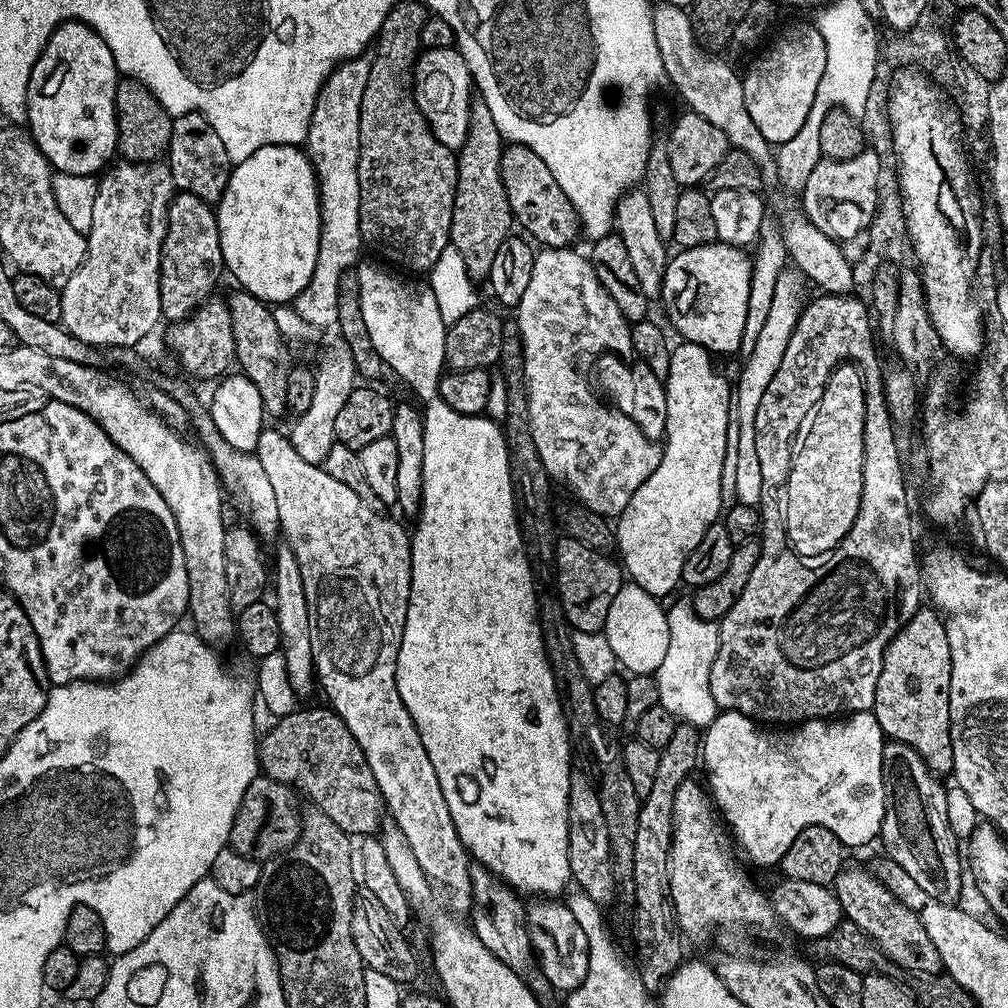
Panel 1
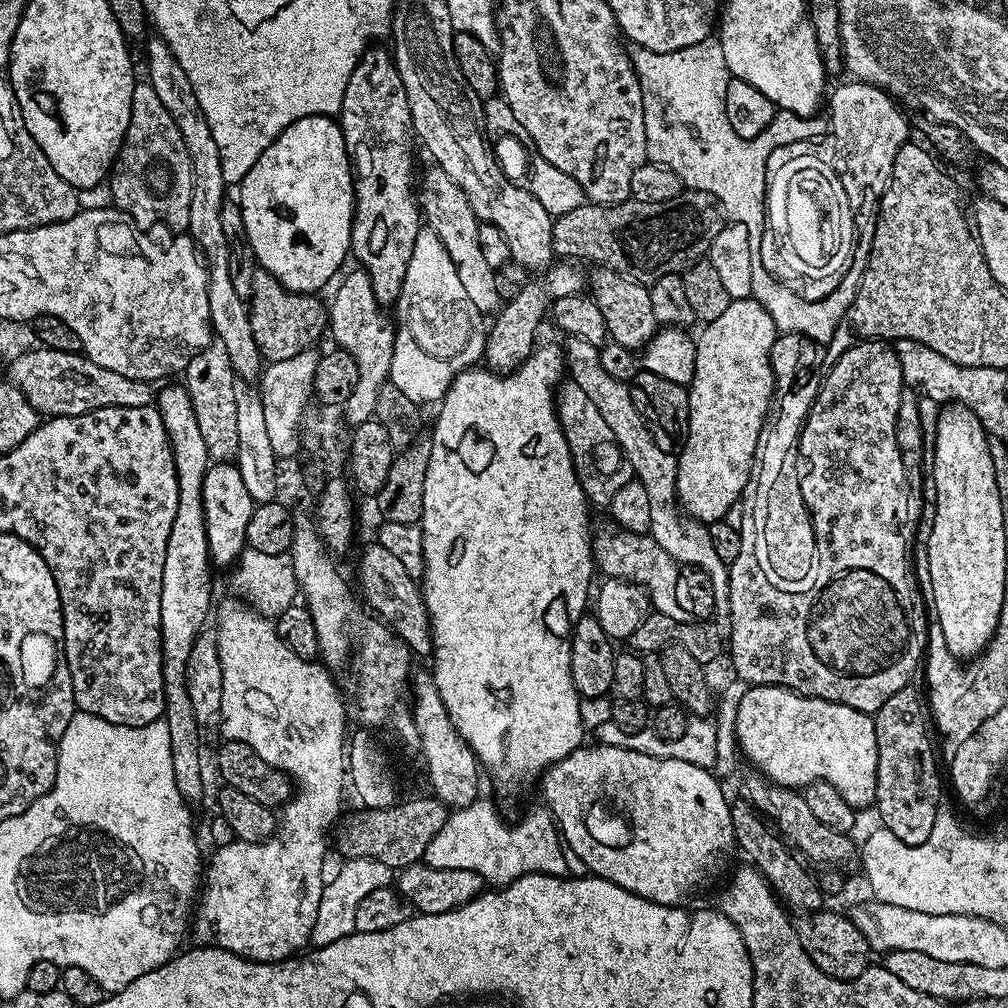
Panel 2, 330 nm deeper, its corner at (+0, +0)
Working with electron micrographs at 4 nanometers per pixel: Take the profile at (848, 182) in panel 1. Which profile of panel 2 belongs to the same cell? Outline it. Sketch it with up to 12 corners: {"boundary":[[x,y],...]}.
{"boundary":[[831,89],[830,163],[849,193],[876,198],[909,143],[885,89]]}

